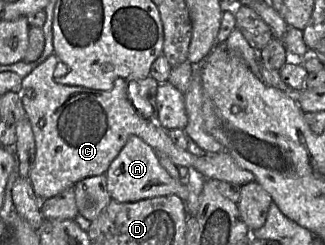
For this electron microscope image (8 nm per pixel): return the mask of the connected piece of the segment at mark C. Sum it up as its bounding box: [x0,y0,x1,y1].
[18,54,255,200]

